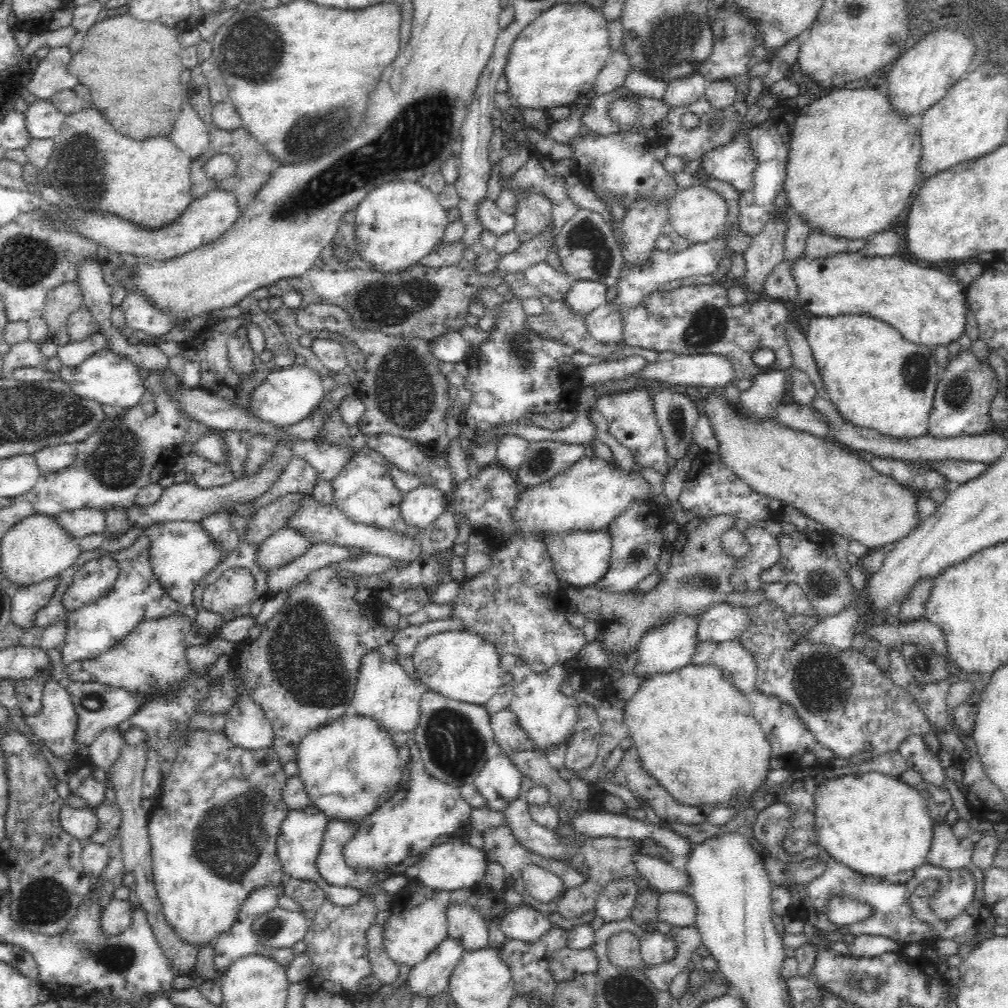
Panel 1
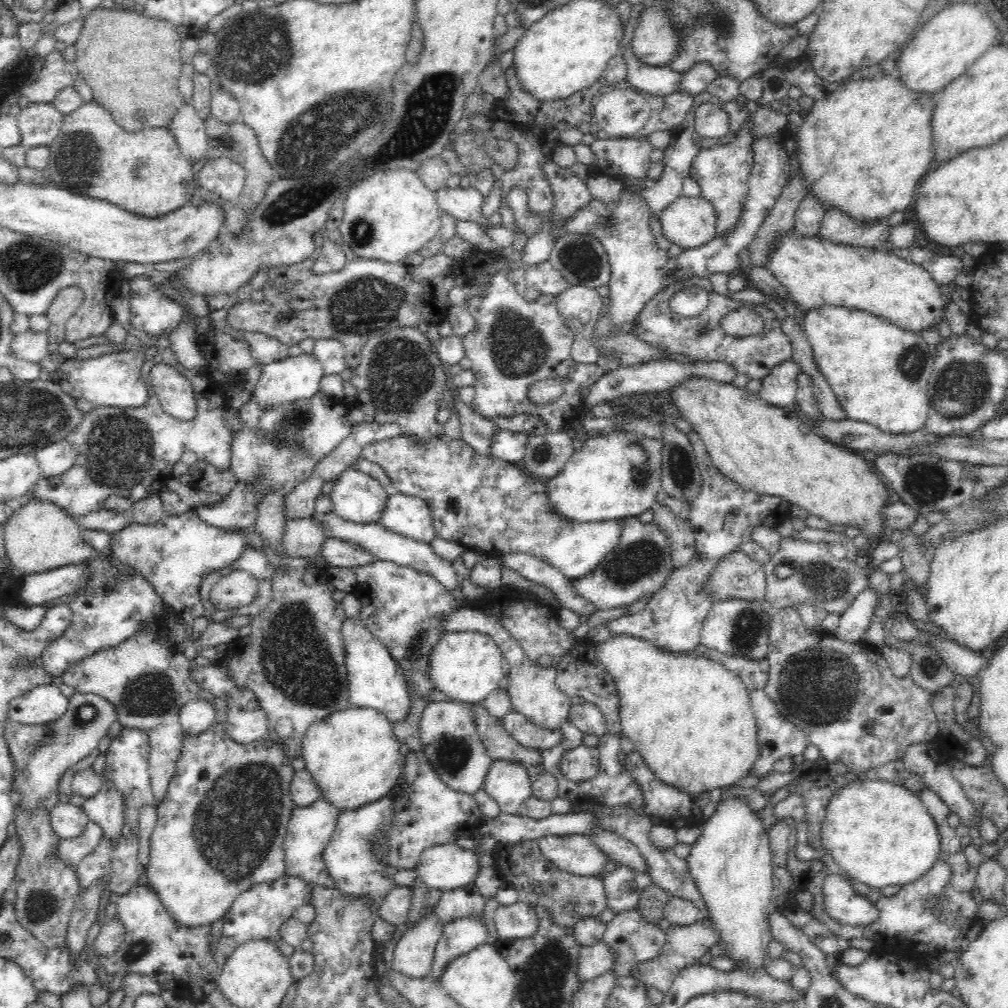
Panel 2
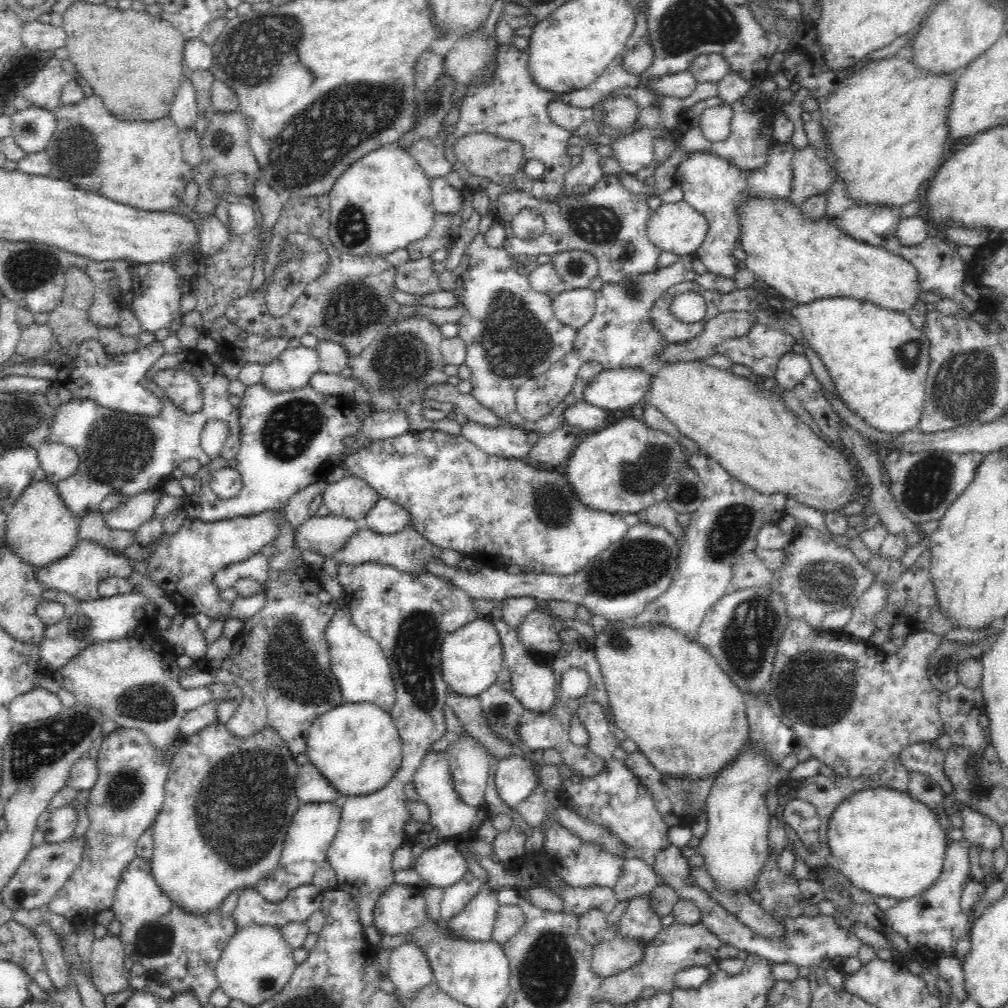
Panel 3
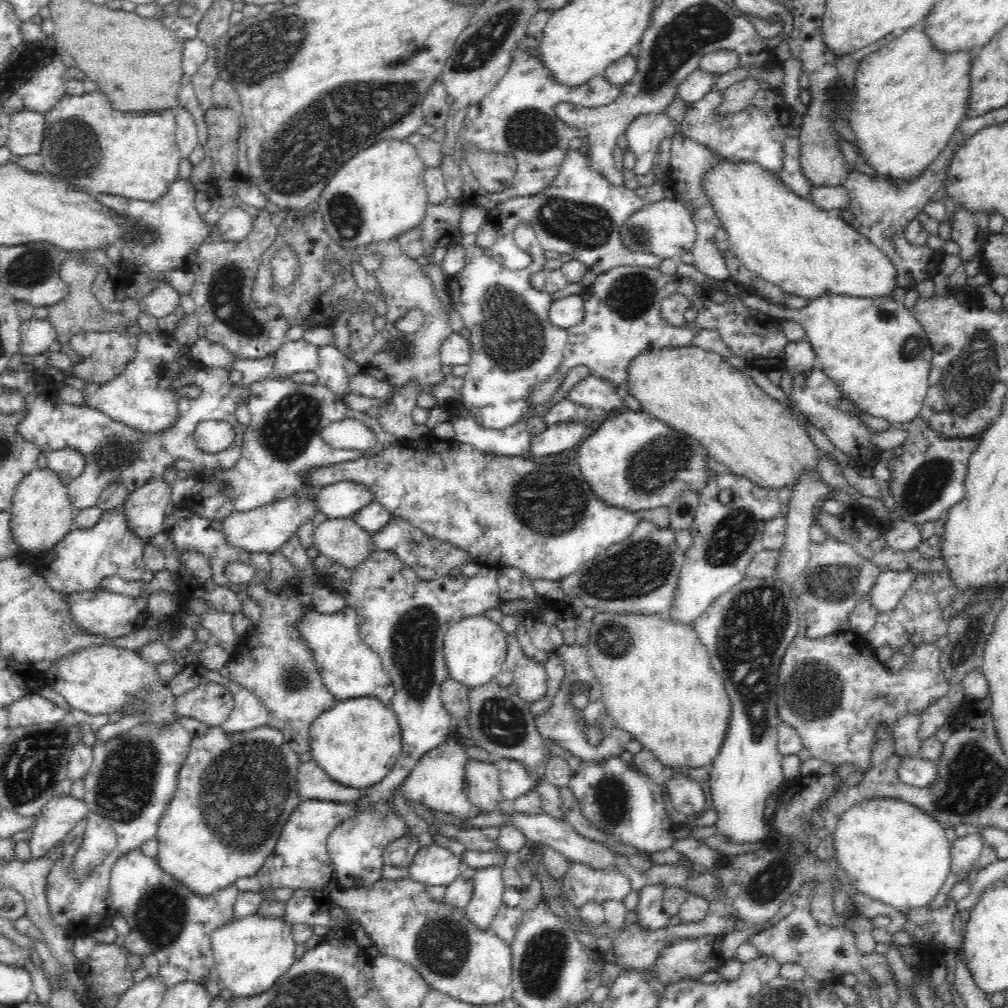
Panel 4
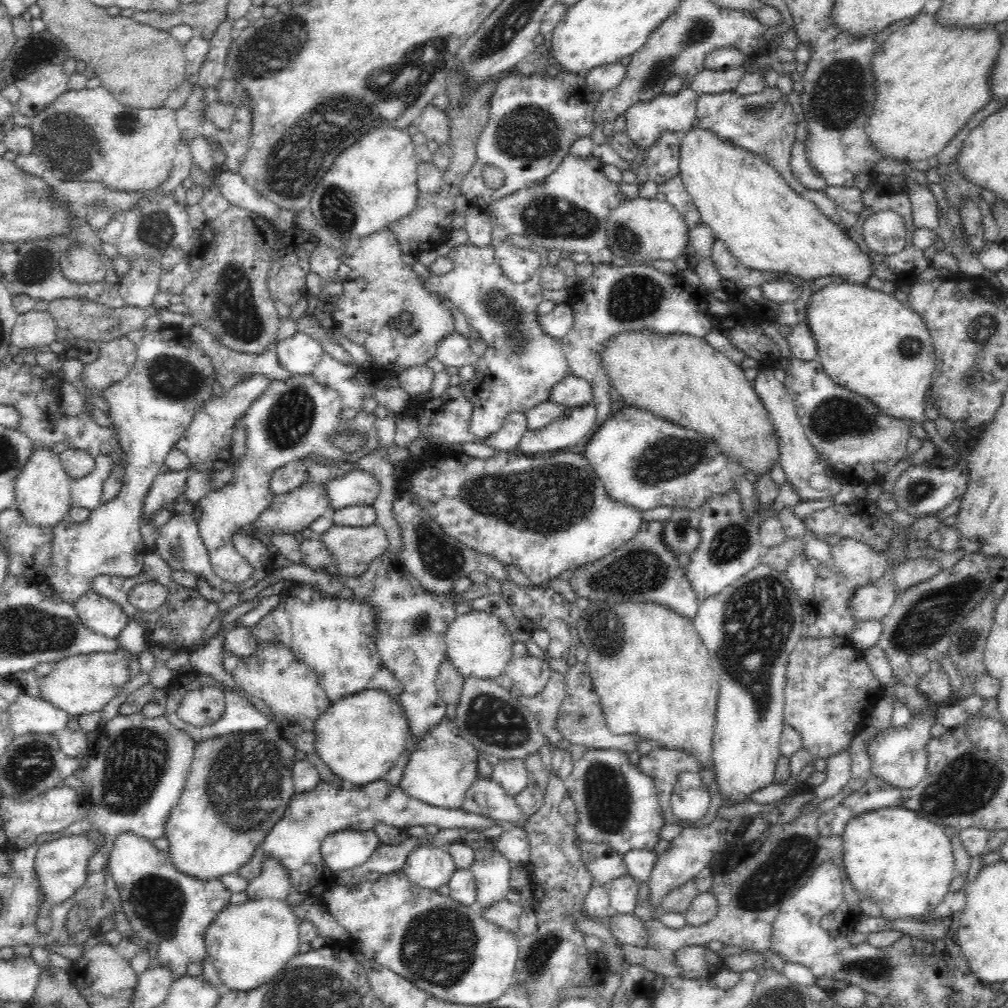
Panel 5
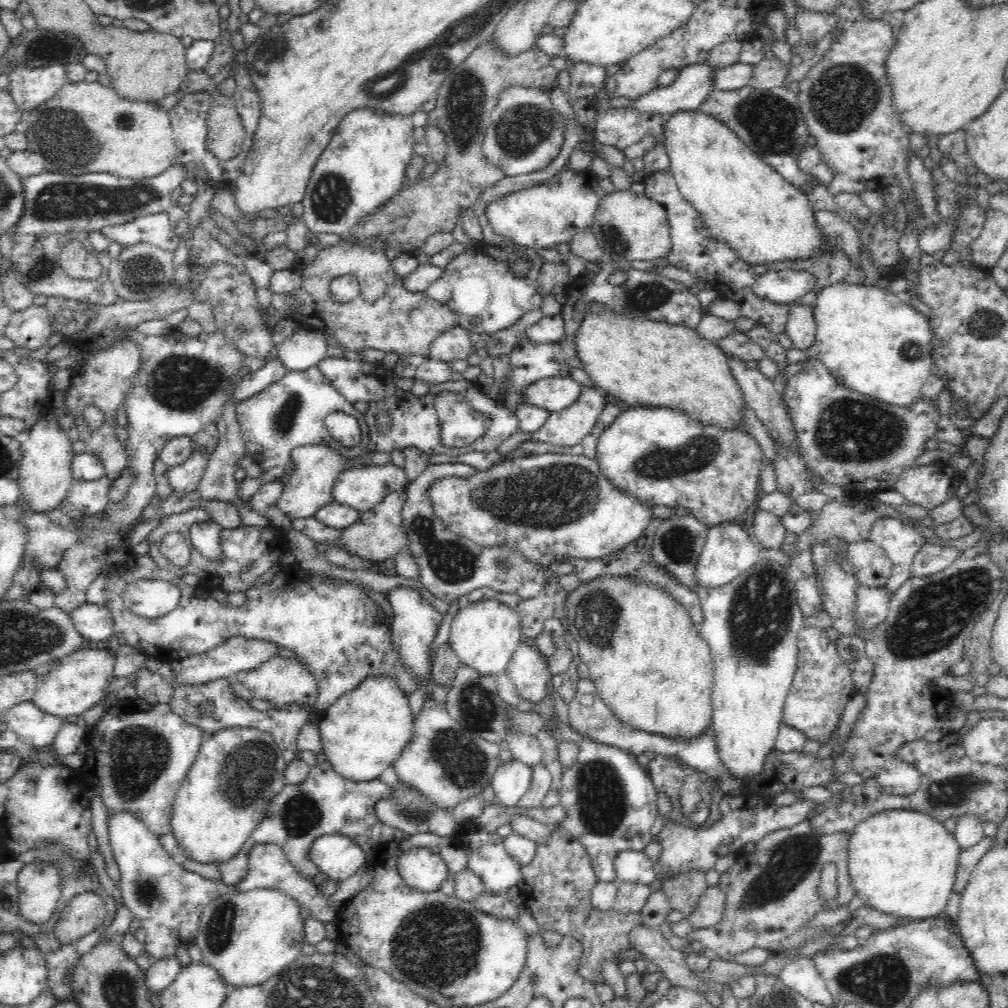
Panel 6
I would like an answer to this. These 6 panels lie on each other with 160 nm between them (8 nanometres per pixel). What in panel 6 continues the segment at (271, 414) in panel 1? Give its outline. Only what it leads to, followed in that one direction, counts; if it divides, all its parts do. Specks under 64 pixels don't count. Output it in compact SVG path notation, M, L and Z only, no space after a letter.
M302 326L292 336L282 340L278 358L287 370L306 370L327 358L329 345L324 333Z

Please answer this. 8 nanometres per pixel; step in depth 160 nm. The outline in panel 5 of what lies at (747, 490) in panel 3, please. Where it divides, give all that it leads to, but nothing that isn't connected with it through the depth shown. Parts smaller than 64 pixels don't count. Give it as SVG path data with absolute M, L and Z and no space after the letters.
M768 473L761 475L756 484L755 496L760 498L762 506L758 510L756 524L746 521L740 513L738 491L730 491L726 496L712 497L700 510L698 530L701 539L696 552L691 554L688 567L684 570L685 577L697 594L699 603L704 602L704 598L720 592L722 588L726 588L761 562L765 548L760 542L758 530L764 514L773 508L772 502L778 496L778 490L778 484Z

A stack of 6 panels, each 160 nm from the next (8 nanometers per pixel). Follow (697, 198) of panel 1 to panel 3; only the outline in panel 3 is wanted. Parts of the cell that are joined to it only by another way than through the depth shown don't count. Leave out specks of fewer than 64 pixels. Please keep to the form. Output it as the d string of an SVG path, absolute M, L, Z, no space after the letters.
M683 200L662 203L648 214L646 237L660 252L674 252L678 256L692 255L702 244L708 221Z

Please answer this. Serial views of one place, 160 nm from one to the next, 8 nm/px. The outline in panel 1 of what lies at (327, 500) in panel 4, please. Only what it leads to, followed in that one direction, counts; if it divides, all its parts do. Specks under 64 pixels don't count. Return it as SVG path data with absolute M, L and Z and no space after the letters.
M364 447L359 450L343 467L338 476L331 480L333 484L333 505L342 511L351 521L395 530L406 536L420 536L416 527L408 525L400 517L400 500L403 493L396 489L386 466L389 462L380 453Z

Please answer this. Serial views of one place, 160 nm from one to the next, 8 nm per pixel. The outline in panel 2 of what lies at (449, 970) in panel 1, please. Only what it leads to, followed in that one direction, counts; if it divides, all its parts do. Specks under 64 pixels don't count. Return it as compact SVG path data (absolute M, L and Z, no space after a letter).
M482 914L480 916L464 916L443 925L443 932L438 941L431 974L438 979L444 966L460 954L466 954L479 944L486 943L488 929Z

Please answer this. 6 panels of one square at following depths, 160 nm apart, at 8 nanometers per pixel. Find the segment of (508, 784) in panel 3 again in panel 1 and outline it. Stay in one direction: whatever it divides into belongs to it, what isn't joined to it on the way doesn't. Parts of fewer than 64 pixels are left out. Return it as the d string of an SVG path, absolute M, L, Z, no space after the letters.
M502 753L490 758L484 768L480 770L476 778L475 788L478 793L486 799L488 809L503 812L508 808L508 803L514 802L522 794L522 773L508 758Z

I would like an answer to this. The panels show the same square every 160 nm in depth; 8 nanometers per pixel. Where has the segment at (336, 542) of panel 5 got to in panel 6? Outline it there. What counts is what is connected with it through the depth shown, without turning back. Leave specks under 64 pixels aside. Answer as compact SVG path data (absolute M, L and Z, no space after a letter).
M403 489L391 492L384 500L372 510L361 514L361 521L341 529L341 546L350 555L358 556L364 560L386 561L392 560L396 554L400 554L404 548L409 548L407 533L403 527L402 509L406 502L406 491Z

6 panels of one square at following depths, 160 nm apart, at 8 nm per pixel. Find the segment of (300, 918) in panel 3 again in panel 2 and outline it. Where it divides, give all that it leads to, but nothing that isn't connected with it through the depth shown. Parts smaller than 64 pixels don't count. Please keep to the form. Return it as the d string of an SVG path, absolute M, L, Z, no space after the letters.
M284 875L274 882L264 882L264 884L255 884L249 890L242 892L234 902L231 903L226 914L224 914L224 924L222 936L216 944L215 961L222 968L228 956L234 952L236 946L248 942L248 940L258 940L266 938L276 944L277 948L284 956L290 956L294 952L292 946L286 944L281 939L280 927L287 921L292 914L304 905L312 904L312 888L314 886L302 878Z

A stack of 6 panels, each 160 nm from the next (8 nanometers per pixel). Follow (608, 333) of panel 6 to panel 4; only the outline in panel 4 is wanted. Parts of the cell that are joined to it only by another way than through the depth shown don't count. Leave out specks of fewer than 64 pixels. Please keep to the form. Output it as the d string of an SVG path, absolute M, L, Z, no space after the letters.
M691 345L674 349L647 349L641 354L638 354L638 357L630 360L630 364L626 366L626 371L628 371L628 376L626 376L625 384L622 387L625 392L634 396L634 398L640 402L642 411L645 411L653 418L664 422L666 425L671 426L676 430L685 432L688 436L691 436L694 440L697 440L711 458L714 458L717 462L721 462L722 464L728 466L734 474L743 476L758 486L778 490L783 486L794 486L796 478L798 478L804 470L817 468L819 454L818 450L812 440L808 437L807 431L804 430L804 428L802 428L802 426L800 426L800 424L793 418L789 408L780 401L770 398L770 395L760 389L760 387L752 380L752 378L750 378L750 376L748 376L748 374L744 373L742 369L731 365L723 356Z

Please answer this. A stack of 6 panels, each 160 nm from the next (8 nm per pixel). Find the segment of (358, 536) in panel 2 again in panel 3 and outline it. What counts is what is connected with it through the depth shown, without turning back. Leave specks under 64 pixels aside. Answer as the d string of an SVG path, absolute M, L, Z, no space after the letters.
M647 522L634 525L620 542L613 542L607 550L598 554L593 560L576 572L576 574L551 575L546 573L520 573L511 574L504 568L480 567L471 573L469 569L454 569L443 561L430 561L427 570L430 573L449 578L458 588L465 590L474 599L505 600L512 597L528 596L537 600L565 600L577 605L586 606L591 614L600 615L608 621L624 621L638 616L647 606L654 602L661 594L667 591L672 579L678 570L681 552L681 543L666 529Z

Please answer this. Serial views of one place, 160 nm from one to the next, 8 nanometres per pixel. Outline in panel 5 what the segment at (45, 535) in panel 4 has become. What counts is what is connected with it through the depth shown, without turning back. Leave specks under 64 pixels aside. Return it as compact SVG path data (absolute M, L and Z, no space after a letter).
M33 446L30 458L16 478L14 506L30 524L56 526L56 522L66 518L70 510L72 481L60 462L59 454L53 451L52 446Z

